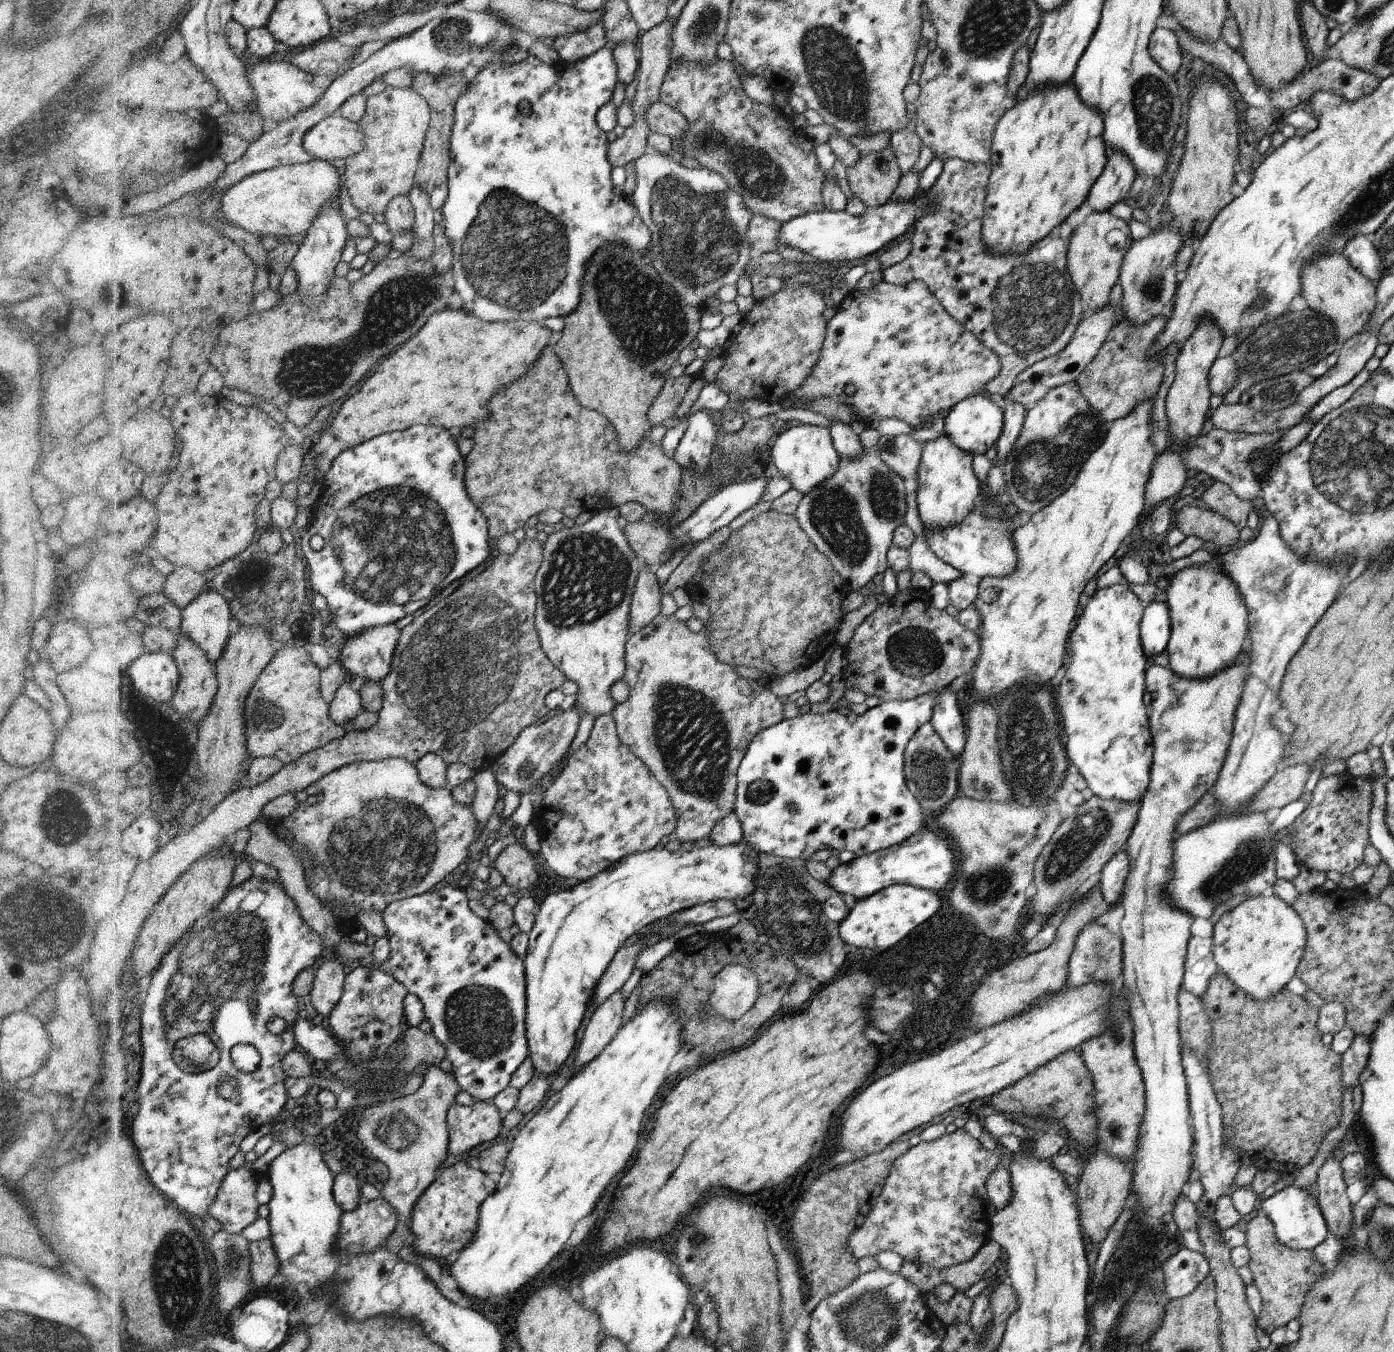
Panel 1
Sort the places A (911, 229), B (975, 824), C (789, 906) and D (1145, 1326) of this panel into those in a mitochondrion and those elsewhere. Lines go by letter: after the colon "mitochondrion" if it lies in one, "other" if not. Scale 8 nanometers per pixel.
A: other
B: other
C: mitochondrion
D: mitochondrion

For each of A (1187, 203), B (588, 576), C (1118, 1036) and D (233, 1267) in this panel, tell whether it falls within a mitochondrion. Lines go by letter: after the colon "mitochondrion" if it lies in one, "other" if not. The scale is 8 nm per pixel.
A: other
B: mitochondrion
C: mitochondrion
D: mitochondrion

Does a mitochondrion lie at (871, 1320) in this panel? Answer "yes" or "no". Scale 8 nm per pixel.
yes

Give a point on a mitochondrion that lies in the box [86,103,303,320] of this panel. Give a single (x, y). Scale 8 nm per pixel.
(109, 294)

